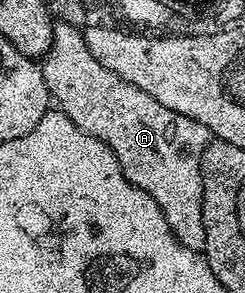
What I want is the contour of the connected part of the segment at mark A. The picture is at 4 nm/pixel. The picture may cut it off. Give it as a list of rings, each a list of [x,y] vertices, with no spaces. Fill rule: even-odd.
[[[54,22],[51,47],[40,60],[39,66],[50,100],[64,115],[71,117],[71,121],[75,121],[83,133],[91,133],[91,137],[103,141],[113,150],[127,181],[143,189],[143,193],[147,193],[155,205],[159,205],[171,233],[183,246],[192,251],[204,252],[201,158],[203,149],[211,141],[209,130],[199,125],[199,121],[191,121],[191,117],[183,117],[183,113],[175,113],[175,109],[159,105],[155,97],[143,93],[143,89],[135,89],[131,81],[123,81],[123,77],[111,73],[111,69],[103,69],[103,65],[91,57],[91,49],[87,49],[82,28]]]

